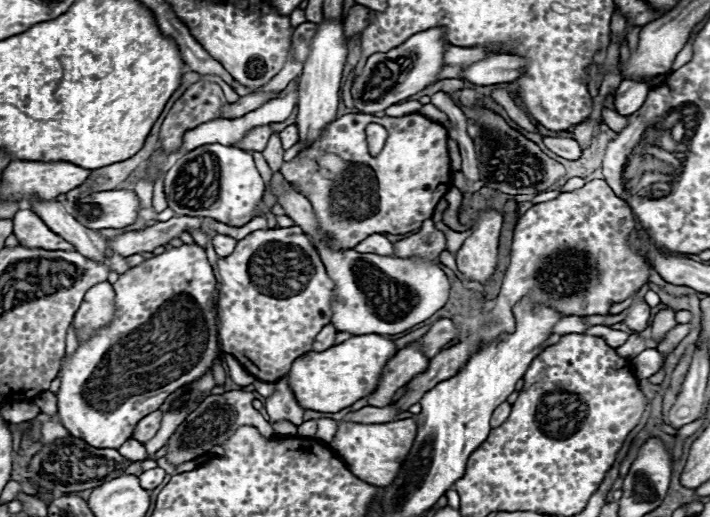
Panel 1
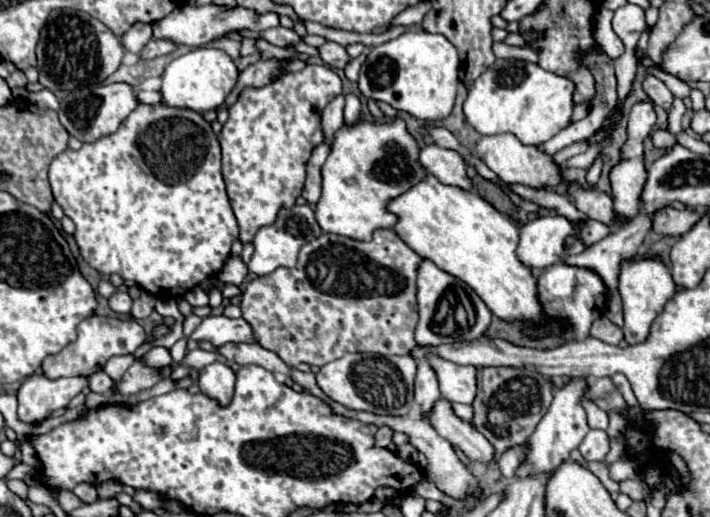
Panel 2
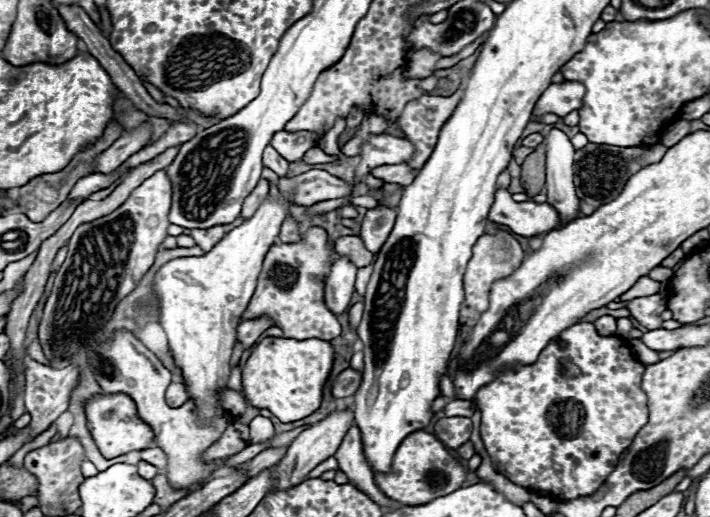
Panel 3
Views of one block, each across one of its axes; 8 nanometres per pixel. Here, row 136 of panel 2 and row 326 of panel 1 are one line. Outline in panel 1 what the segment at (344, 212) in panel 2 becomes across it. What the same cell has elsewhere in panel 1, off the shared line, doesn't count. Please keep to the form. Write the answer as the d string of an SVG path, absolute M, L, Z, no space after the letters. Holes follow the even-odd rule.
M286 190L278 204L284 208L286 216L292 218L312 240L320 252L328 276L336 284L332 300L332 324L338 332L360 334L402 334L412 326L428 320L438 312L450 292L450 282L434 260L420 258L396 258L378 254L358 254L356 250L332 250L322 238L314 210L310 202L296 190Z

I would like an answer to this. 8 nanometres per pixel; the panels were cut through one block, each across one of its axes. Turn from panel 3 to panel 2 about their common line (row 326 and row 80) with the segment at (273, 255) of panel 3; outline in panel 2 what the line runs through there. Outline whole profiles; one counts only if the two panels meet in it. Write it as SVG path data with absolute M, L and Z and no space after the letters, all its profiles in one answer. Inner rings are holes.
M306 66L300 72L286 74L284 78L264 86L264 88L246 88L236 104L228 108L230 118L218 134L222 146L222 174L226 182L226 192L230 206L238 218L240 240L242 244L252 242L254 234L270 226L276 220L276 214L282 206L294 206L296 194L300 196L302 184L306 180L306 162L314 146L324 142L320 116L324 106L342 94L342 80L328 66Z

